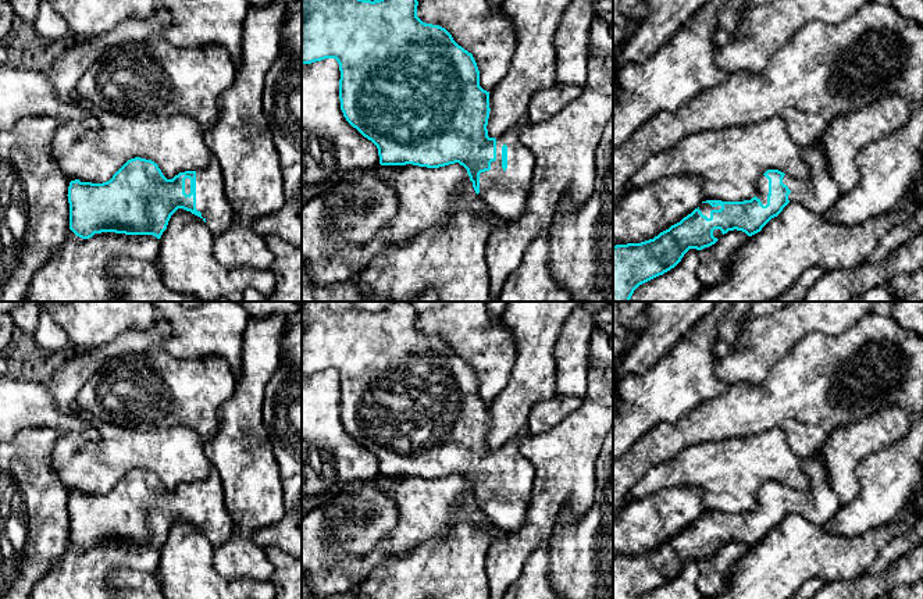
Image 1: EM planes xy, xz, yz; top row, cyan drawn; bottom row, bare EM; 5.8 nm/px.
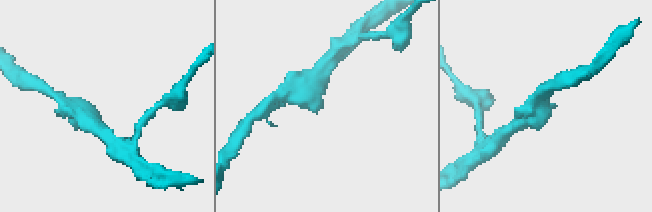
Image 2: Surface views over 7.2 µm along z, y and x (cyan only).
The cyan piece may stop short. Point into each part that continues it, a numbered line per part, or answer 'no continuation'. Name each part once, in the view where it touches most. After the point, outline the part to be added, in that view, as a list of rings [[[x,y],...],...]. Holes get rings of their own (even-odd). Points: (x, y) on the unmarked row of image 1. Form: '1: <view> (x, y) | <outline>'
1: xz (505, 505) | [[[523,434],[513,438],[496,449],[496,471],[491,474],[491,481],[480,485],[480,510],[488,521],[507,532],[517,532],[525,521],[527,509],[532,496],[535,468],[531,461],[521,454],[520,443]],[[502,457],[507,457],[507,479],[502,479]]]

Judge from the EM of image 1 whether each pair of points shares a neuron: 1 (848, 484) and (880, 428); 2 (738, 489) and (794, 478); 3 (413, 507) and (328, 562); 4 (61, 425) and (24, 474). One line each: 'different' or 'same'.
1: same
2: same
3: same
4: different

